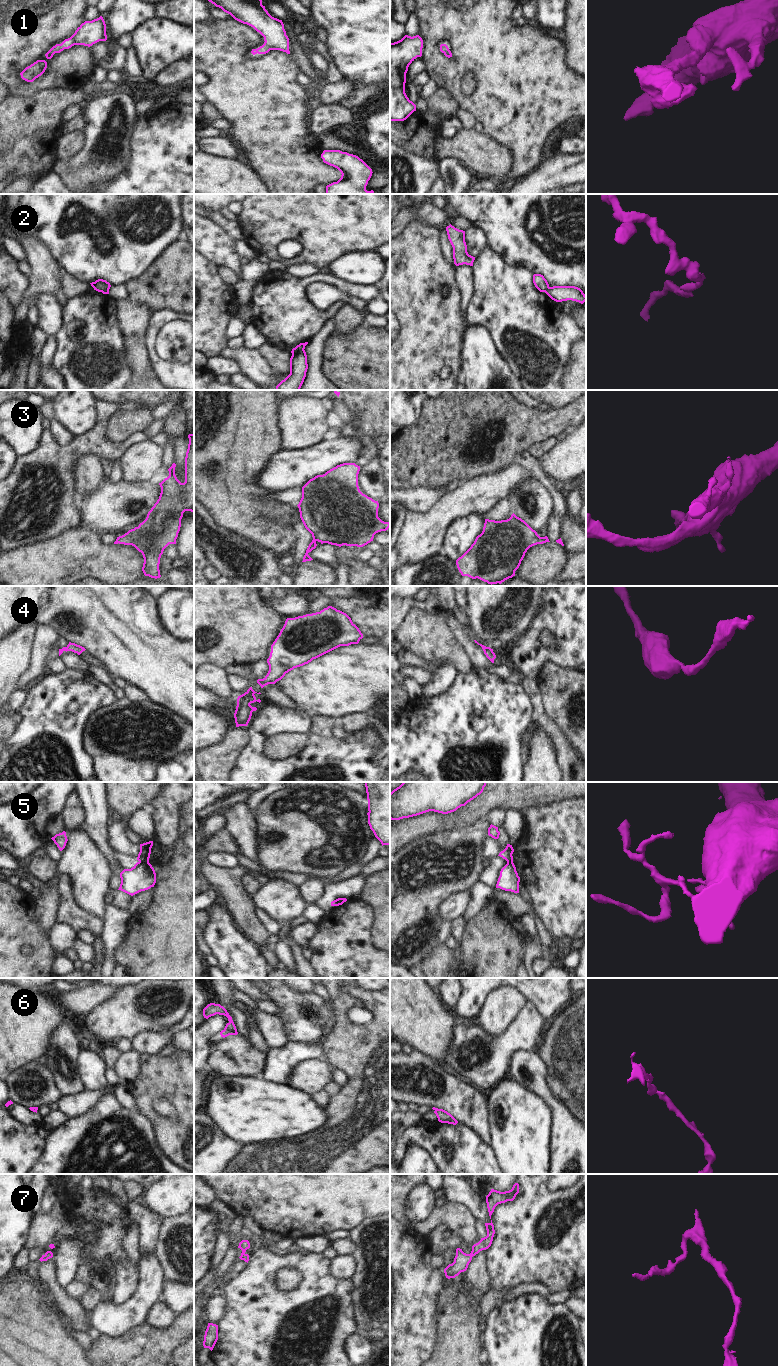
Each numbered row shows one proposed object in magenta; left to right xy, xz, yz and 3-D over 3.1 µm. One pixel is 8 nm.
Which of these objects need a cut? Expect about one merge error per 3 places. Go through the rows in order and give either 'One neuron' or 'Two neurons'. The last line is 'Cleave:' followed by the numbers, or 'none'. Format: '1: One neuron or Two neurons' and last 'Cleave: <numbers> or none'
1: One neuron
2: Two neurons
3: One neuron
4: One neuron
5: Two neurons
6: One neuron
7: One neuron
Cleave: 2, 5

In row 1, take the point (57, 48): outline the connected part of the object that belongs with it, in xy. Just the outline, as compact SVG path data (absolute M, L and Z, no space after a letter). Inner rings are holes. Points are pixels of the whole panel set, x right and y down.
M102 16L92 21L82 23L75 33L61 44L53 46L46 54L47 59L51 59L55 53L60 53L64 49L69 49L74 45L92 46L99 41L106 41L106 24Z

